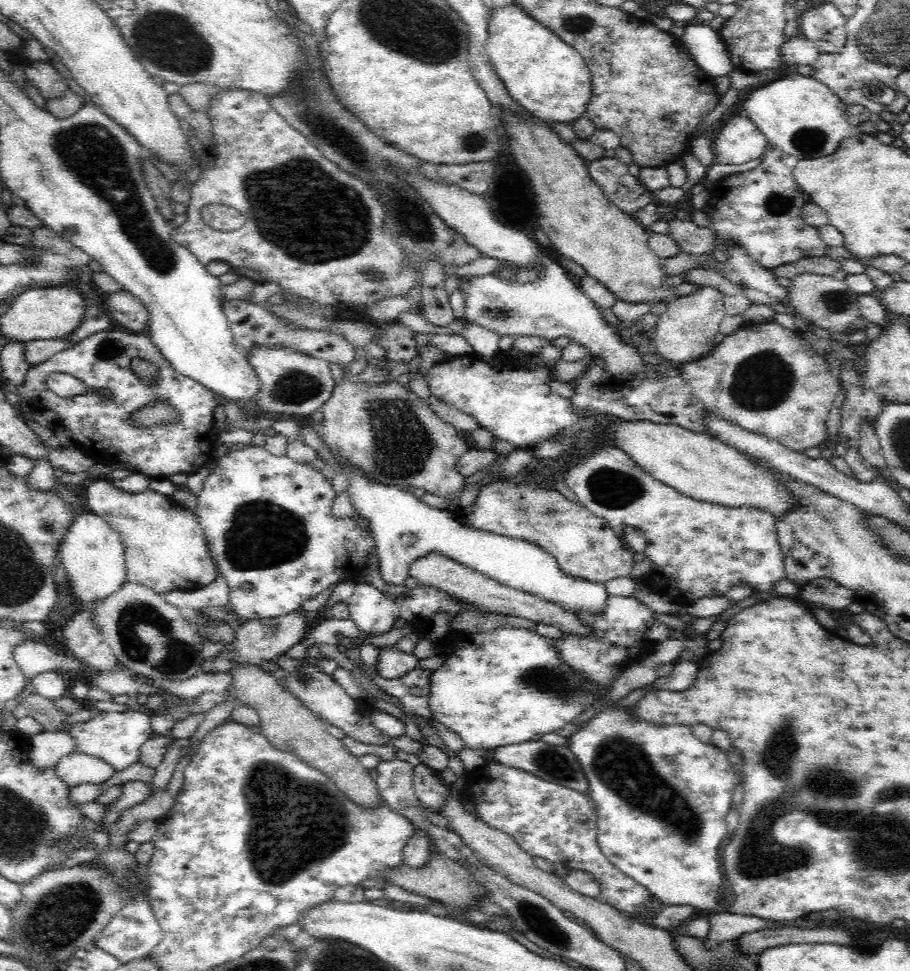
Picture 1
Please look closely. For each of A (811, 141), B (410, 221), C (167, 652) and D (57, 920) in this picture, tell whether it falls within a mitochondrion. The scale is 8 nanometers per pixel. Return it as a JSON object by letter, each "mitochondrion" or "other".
{"A":"mitochondrion","B":"mitochondrion","C":"mitochondrion","D":"mitochondrion"}

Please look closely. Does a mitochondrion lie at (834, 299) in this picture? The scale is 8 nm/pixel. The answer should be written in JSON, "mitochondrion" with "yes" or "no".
{"mitochondrion":"yes"}

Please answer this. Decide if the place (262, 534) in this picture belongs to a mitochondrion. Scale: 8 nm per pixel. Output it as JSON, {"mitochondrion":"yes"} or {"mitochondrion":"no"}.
{"mitochondrion":"yes"}

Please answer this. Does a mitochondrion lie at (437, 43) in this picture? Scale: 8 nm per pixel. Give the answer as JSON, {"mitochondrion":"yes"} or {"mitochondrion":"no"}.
{"mitochondrion":"yes"}

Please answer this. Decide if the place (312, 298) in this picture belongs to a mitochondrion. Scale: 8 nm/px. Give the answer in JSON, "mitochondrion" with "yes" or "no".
{"mitochondrion":"no"}

